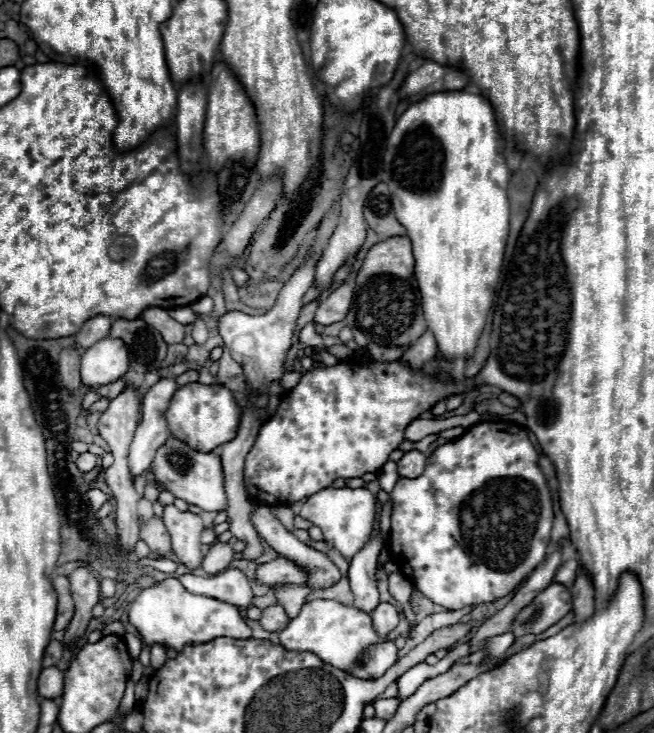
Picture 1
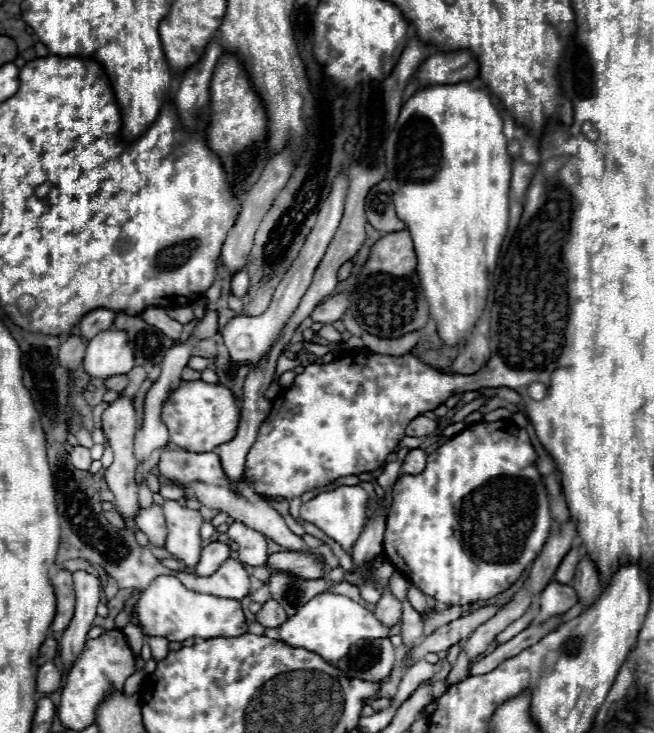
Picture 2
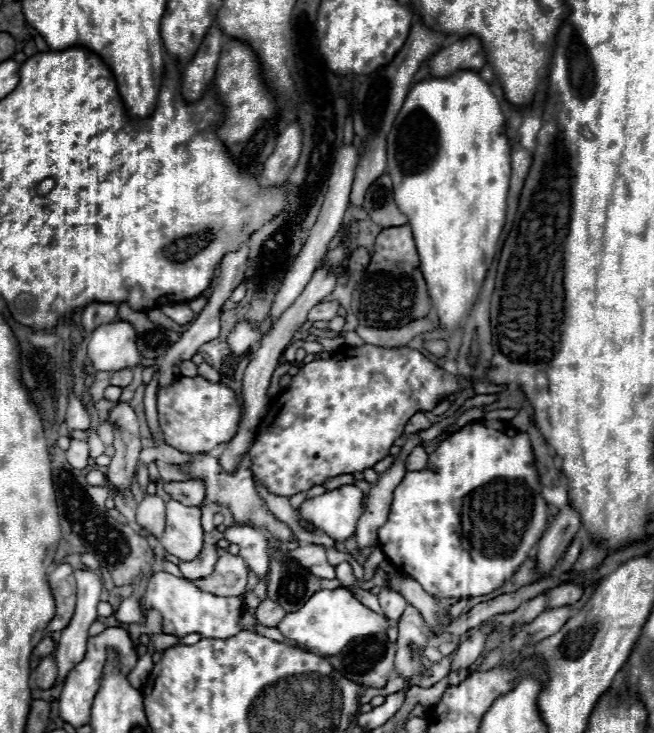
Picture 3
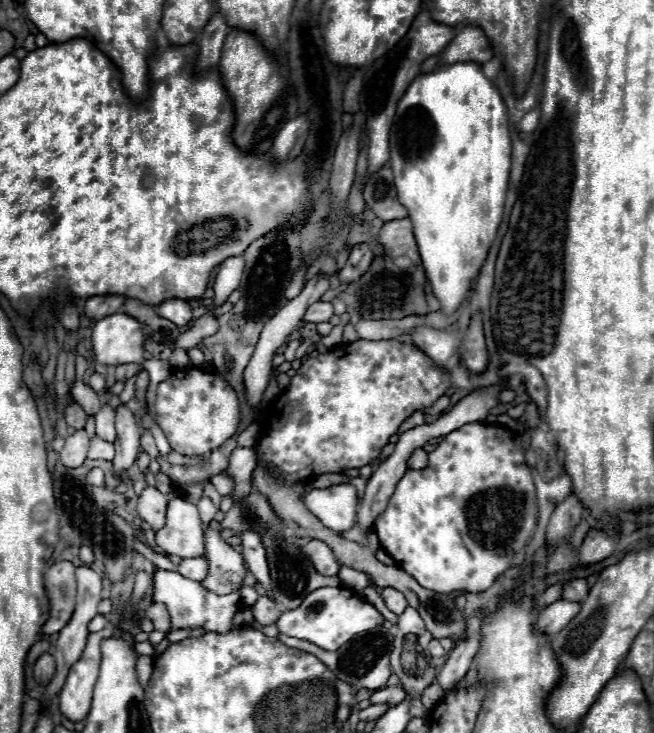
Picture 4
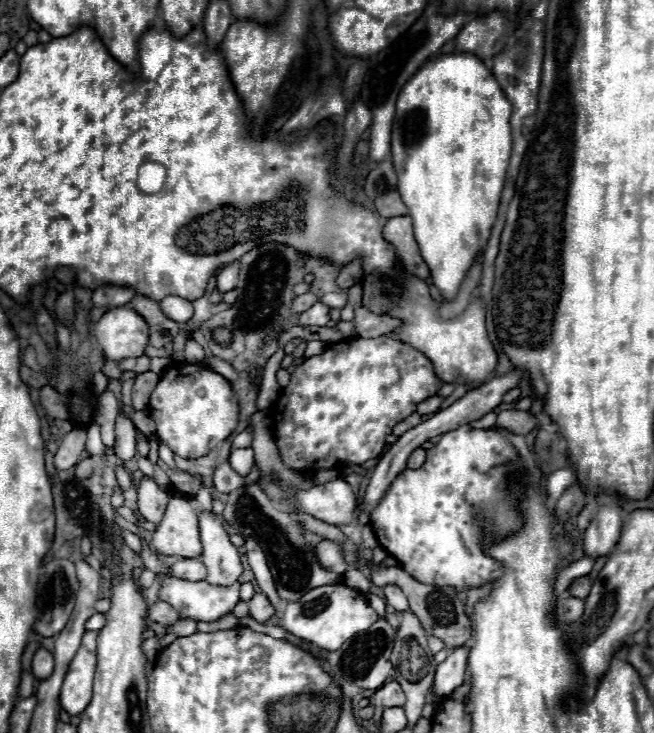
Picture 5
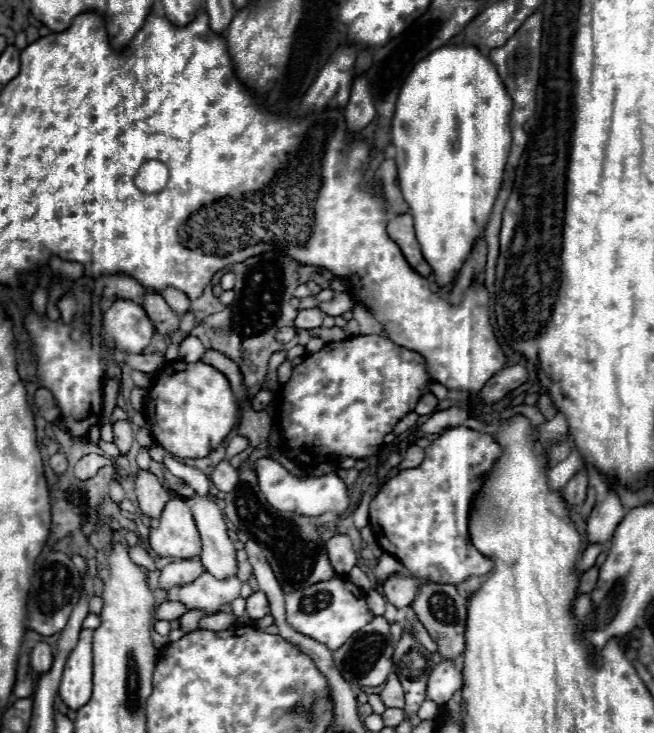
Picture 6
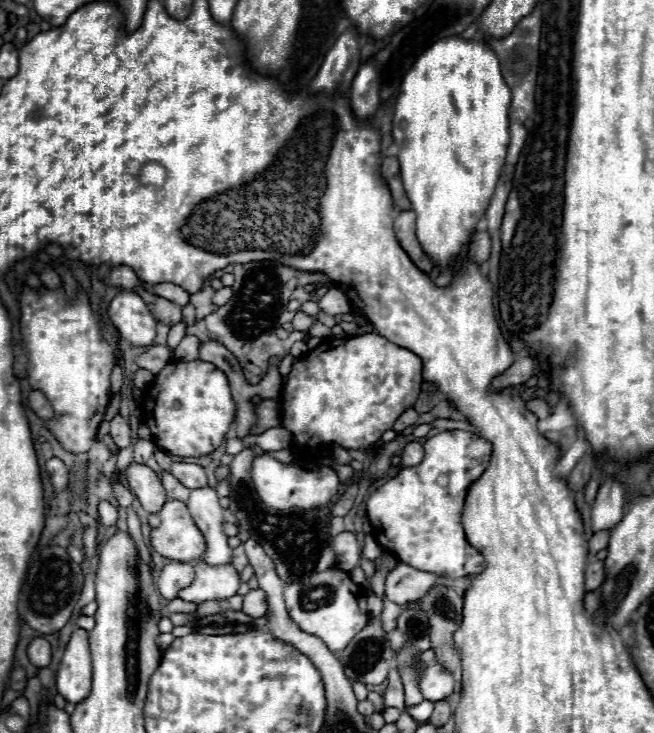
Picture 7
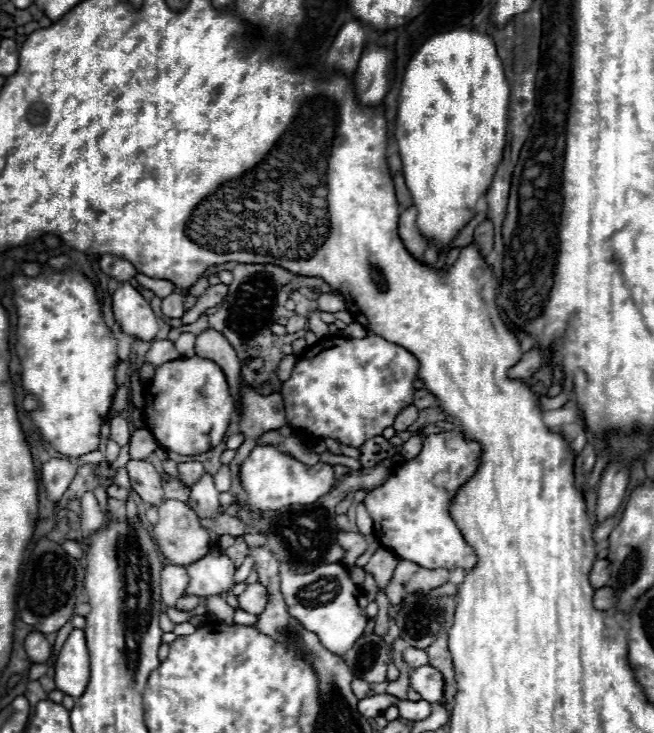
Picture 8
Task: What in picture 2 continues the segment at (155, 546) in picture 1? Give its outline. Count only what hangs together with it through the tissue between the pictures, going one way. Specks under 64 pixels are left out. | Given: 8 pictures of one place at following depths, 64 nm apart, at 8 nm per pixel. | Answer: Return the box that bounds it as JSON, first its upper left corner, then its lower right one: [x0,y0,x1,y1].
[136,504,166,546]

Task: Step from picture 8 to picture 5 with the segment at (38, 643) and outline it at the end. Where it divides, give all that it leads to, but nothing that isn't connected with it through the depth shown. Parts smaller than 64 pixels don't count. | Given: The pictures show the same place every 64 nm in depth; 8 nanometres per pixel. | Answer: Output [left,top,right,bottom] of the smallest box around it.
[32,648,54,680]

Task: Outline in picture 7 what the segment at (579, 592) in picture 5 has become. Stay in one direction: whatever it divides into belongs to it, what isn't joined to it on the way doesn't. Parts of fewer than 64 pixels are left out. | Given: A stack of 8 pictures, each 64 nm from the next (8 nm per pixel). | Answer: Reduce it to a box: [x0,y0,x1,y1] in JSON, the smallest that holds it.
[586,560,604,590]

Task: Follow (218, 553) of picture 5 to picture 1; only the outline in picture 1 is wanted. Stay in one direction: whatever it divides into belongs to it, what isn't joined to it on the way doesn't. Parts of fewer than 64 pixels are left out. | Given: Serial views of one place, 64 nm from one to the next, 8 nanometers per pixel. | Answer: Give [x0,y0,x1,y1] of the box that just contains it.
[179,568,254,608]

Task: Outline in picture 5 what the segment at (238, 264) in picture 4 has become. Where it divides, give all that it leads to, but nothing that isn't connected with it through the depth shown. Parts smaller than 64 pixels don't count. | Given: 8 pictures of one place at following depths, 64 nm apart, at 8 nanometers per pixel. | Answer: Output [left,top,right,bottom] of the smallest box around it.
[216,262,238,294]

